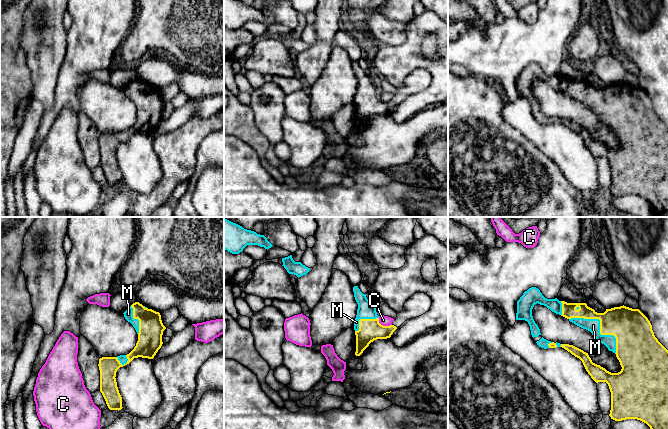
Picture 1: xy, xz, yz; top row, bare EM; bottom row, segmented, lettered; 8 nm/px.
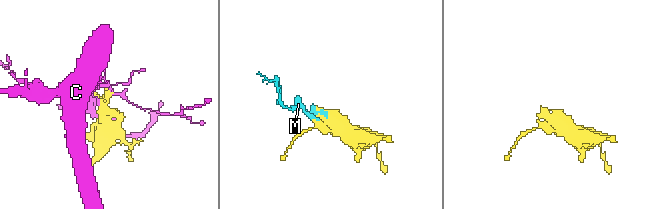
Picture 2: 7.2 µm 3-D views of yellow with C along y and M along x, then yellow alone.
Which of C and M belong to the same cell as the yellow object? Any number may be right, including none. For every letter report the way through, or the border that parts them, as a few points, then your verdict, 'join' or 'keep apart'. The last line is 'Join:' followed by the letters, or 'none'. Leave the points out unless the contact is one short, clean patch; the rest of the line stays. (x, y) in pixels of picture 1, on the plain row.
C: keep apart
M: join
Join: M

